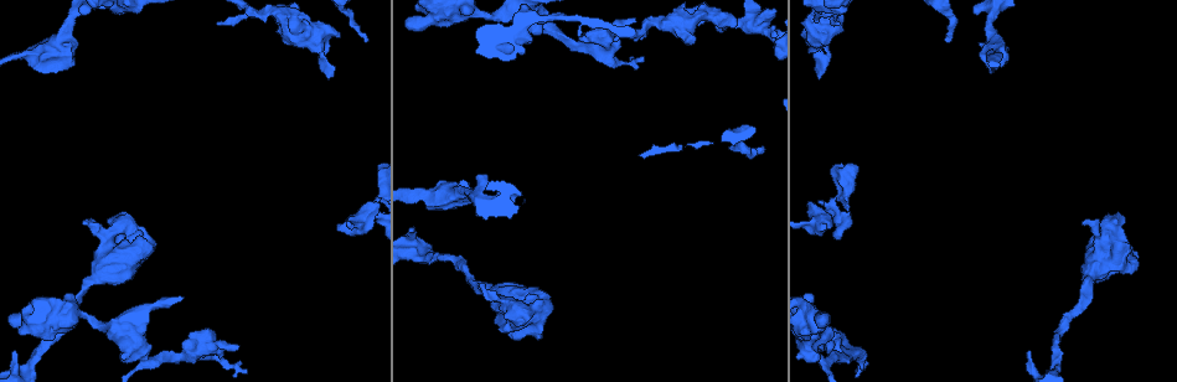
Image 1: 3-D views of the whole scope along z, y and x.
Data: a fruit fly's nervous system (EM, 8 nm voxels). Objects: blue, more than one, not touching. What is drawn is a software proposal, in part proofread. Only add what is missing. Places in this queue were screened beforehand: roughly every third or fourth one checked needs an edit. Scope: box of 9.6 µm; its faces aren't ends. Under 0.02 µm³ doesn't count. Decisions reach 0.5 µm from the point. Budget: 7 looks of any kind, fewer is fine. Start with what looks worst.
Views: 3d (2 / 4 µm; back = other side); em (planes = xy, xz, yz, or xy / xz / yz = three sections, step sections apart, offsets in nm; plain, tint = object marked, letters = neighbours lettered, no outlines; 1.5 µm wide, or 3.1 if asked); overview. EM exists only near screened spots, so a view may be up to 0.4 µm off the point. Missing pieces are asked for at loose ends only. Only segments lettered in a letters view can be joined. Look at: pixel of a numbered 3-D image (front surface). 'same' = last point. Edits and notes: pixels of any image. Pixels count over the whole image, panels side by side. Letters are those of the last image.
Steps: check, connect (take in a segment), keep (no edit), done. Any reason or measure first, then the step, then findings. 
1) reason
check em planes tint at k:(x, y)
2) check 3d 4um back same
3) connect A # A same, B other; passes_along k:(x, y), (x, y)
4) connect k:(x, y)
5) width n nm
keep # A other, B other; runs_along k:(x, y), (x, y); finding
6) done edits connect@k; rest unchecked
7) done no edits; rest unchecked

tapers out
check 3d 2um at 1:(367, 40)

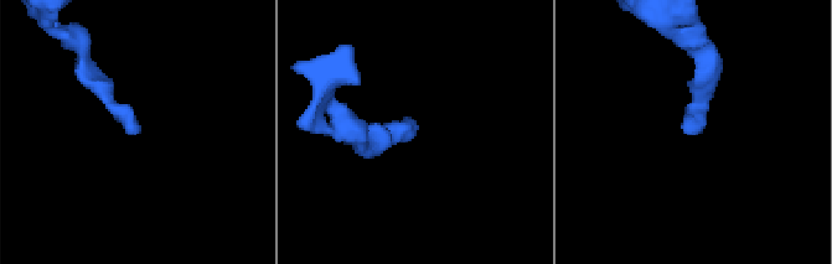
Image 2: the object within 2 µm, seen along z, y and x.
now the EM
check em planes tint at 2:(684, 131)

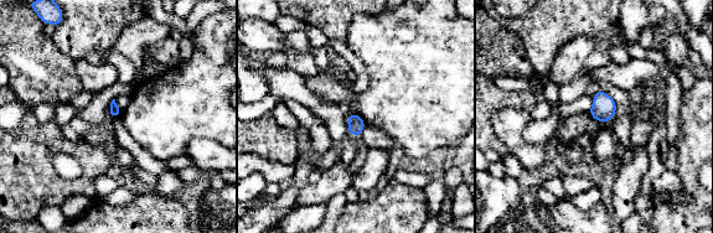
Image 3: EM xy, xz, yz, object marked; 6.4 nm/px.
what lies round it
check em planes letters same

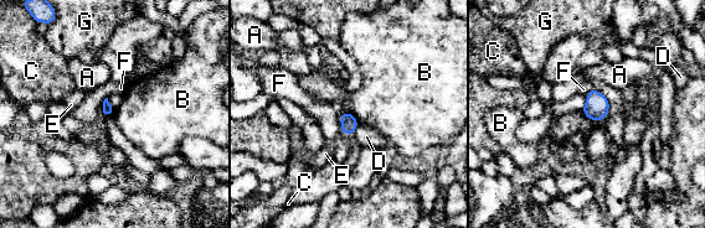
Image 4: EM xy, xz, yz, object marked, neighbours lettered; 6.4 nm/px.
keep # A other, B other, C other, D other, E other, F other, G other; border 4:(344, 110), (349, 112), (359, 123); no lettered segment goes on from it

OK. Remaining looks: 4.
an open end
check em planes letters at 1:(236, 350)

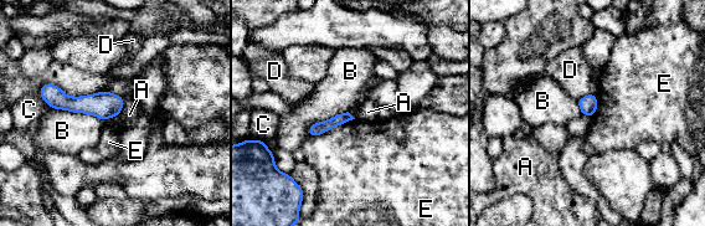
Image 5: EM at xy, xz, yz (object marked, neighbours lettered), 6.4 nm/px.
keep # A other, B other, C other, D other, E other; border 5:(354, 118), (310, 137); no lettered segment goes on from it

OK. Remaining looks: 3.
branch stops here
check 3d 2um at 1:(819, 77)

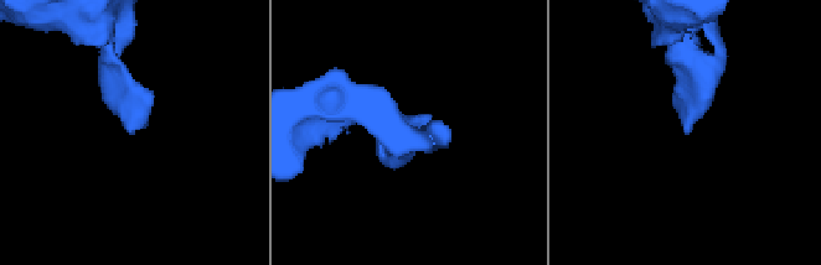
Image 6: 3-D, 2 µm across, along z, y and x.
now the EM
check em planes letters at 6:(124, 129)

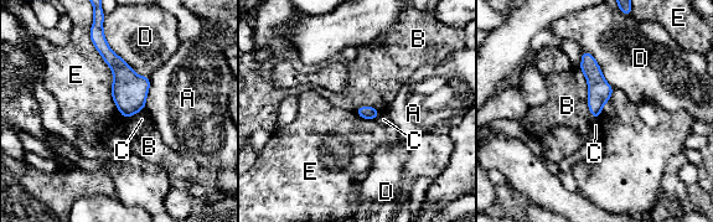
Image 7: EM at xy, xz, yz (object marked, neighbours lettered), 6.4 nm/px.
longest_contact E 600 nm
keep # A other, B other, C other, D other, E other; border 7:(585, 81), (588, 109), (594, 119); no lettered segment goes on from it

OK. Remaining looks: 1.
done no edits; rest unchecked

